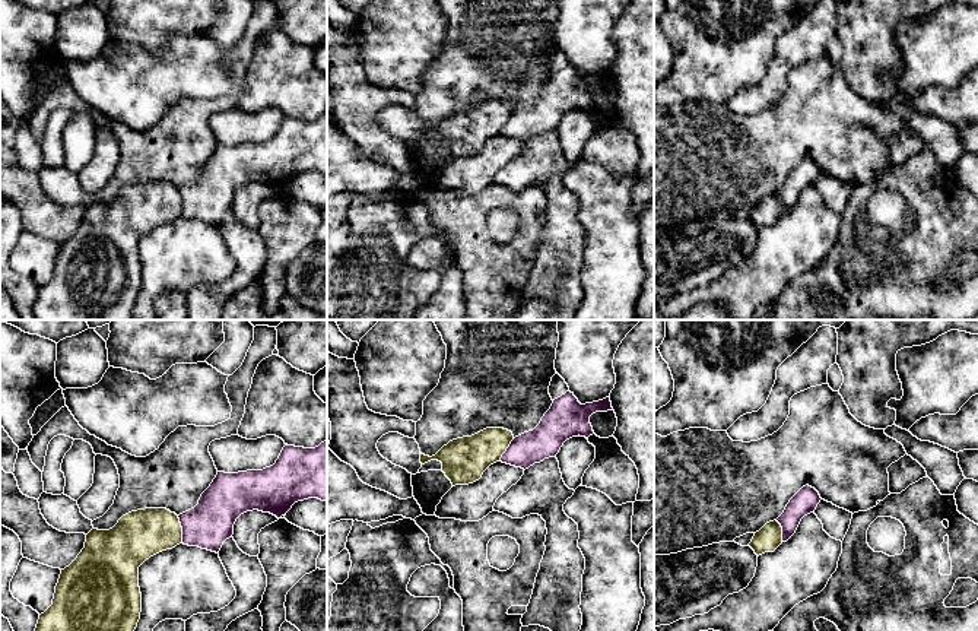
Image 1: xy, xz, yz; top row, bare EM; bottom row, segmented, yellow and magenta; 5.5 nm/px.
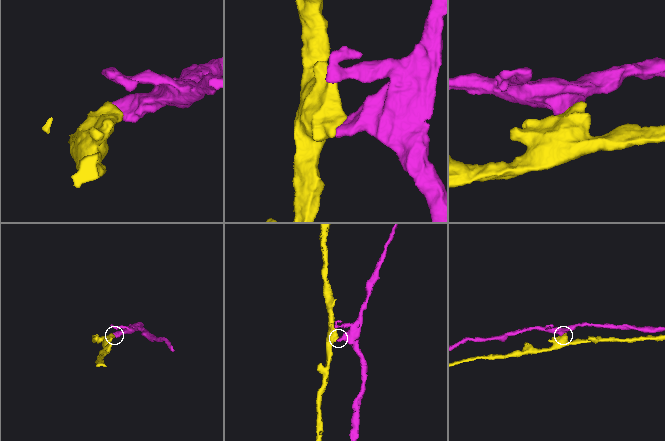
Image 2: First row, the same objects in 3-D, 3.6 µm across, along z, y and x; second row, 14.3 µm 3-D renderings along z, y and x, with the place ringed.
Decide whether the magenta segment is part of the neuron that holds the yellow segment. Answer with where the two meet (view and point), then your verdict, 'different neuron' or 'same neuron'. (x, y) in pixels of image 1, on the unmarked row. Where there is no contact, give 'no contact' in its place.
contact xy (181, 202); different neuron

